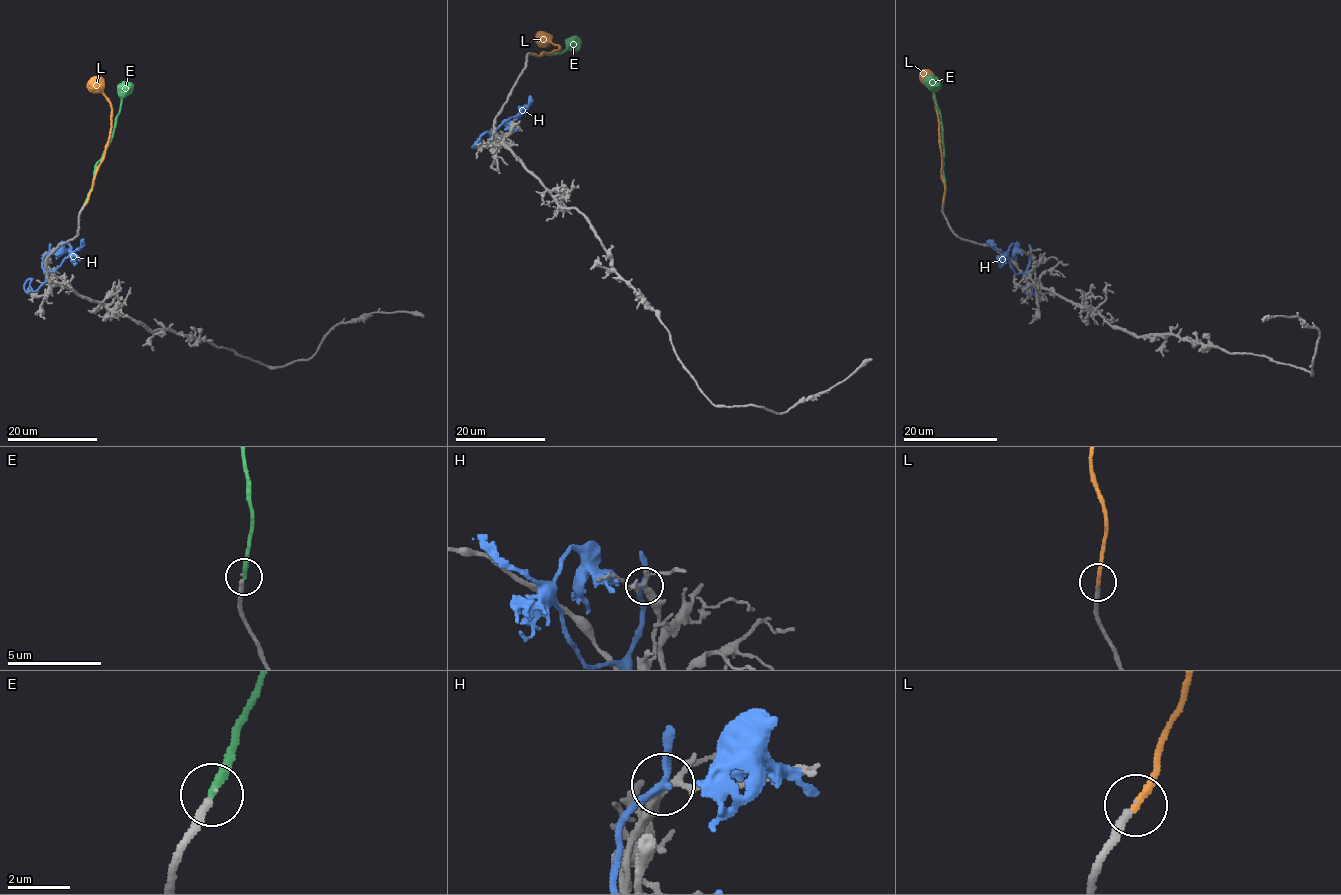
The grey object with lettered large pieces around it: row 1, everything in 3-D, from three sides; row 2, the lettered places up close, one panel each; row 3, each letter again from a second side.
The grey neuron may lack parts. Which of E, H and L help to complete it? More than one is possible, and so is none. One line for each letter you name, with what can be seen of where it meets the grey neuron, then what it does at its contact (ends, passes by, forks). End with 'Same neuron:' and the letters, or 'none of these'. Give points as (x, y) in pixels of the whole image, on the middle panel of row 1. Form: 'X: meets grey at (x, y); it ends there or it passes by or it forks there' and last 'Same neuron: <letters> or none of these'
L: meets grey at (533, 54); it ends there
Same neuron: L

